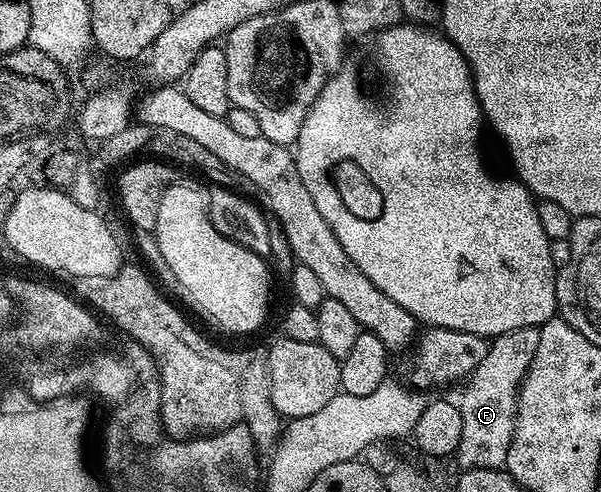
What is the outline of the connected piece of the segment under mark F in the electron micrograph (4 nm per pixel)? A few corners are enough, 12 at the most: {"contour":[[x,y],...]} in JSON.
{"contour":[[536,327],[490,339],[458,403],[459,468],[505,468]]}

